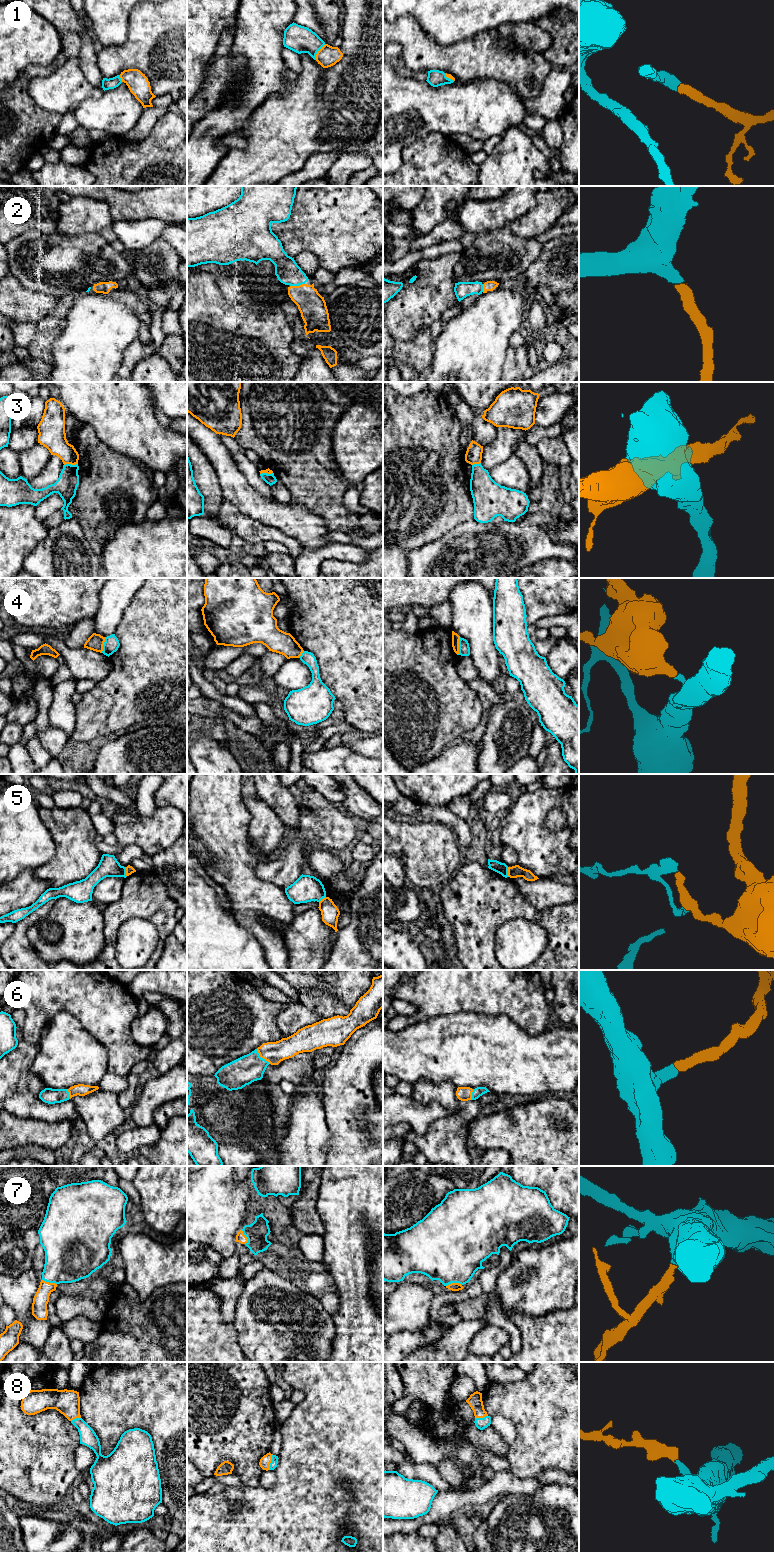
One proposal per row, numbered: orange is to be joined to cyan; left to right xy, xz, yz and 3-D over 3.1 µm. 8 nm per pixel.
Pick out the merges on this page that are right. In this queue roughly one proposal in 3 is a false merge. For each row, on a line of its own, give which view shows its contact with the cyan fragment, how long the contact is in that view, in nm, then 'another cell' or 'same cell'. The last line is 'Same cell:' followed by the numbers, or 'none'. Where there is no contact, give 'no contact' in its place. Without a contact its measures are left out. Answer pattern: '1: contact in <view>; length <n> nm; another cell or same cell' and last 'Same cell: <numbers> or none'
1: contact in xz; length 150 nm; same cell
2: contact in xz; length 120 nm; same cell
3: contact in xy; length 110 nm; same cell
4: contact in yz; length 150 nm; another cell
5: contact in yz; length 80 nm; another cell
6: contact in xz; length 160 nm; same cell
7: contact in yz; length 130 nm; same cell
8: contact in xz; length 130 nm; same cell
Same cell: 1, 2, 3, 6, 7, 8

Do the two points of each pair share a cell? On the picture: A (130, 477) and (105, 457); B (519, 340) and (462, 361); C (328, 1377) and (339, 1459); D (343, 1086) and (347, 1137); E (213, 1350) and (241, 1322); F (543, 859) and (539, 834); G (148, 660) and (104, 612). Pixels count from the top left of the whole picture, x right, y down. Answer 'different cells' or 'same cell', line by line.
A: same cell
B: different cells
C: same cell
D: same cell
E: different cells
F: same cell
G: different cells

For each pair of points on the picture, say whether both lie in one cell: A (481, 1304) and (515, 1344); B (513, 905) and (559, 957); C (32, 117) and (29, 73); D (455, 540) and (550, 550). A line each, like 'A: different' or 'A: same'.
A: same
B: same
C: same
D: same

